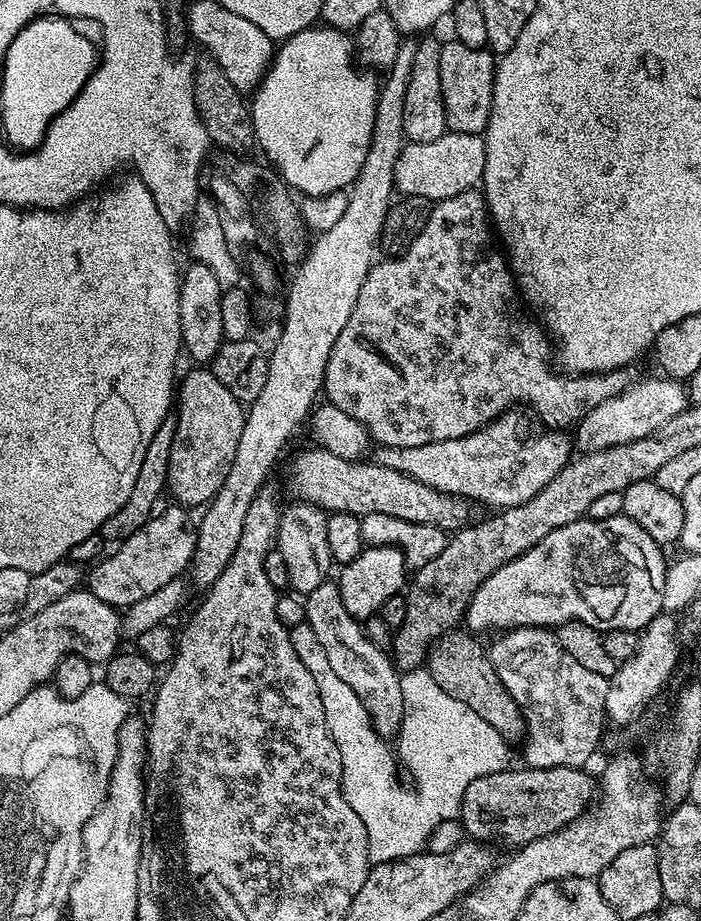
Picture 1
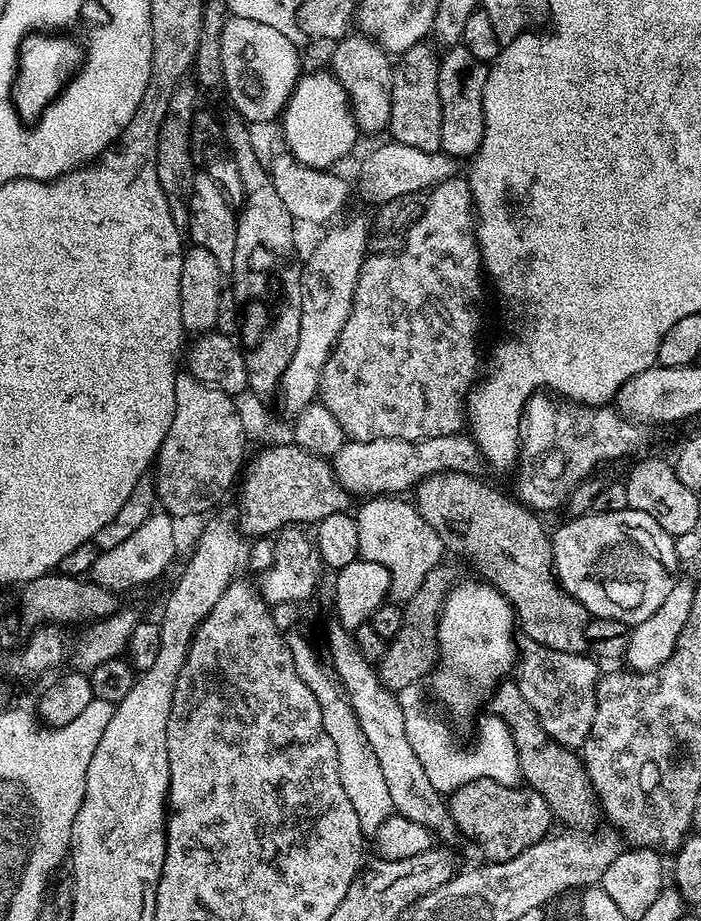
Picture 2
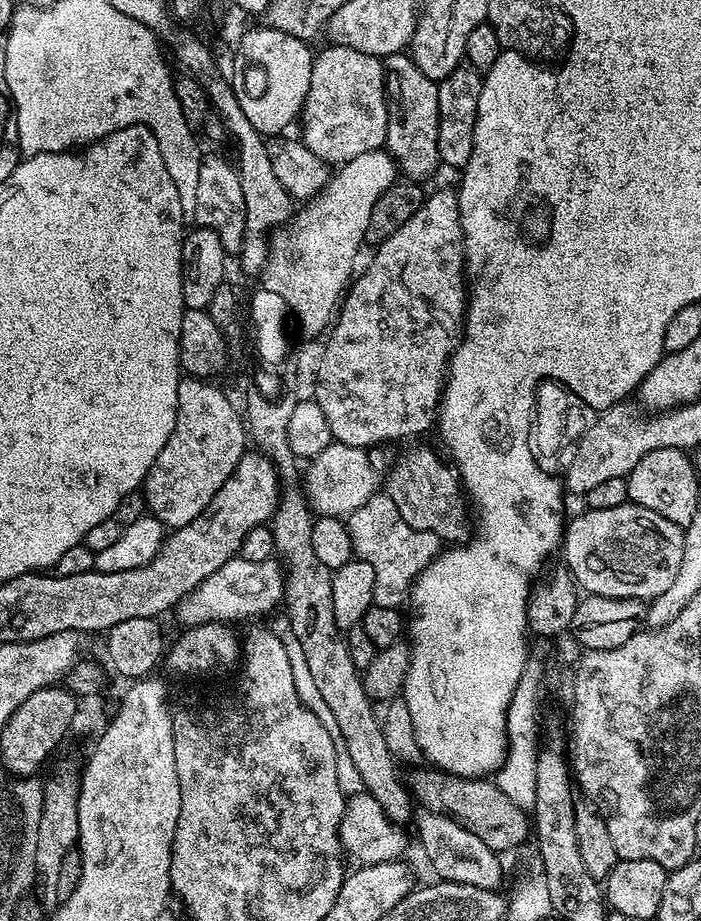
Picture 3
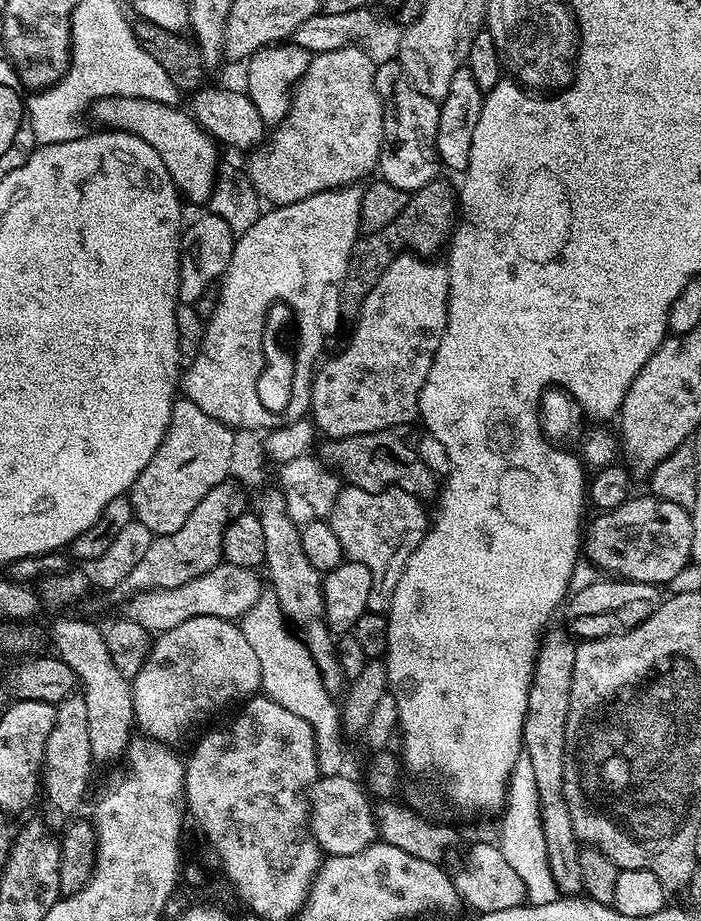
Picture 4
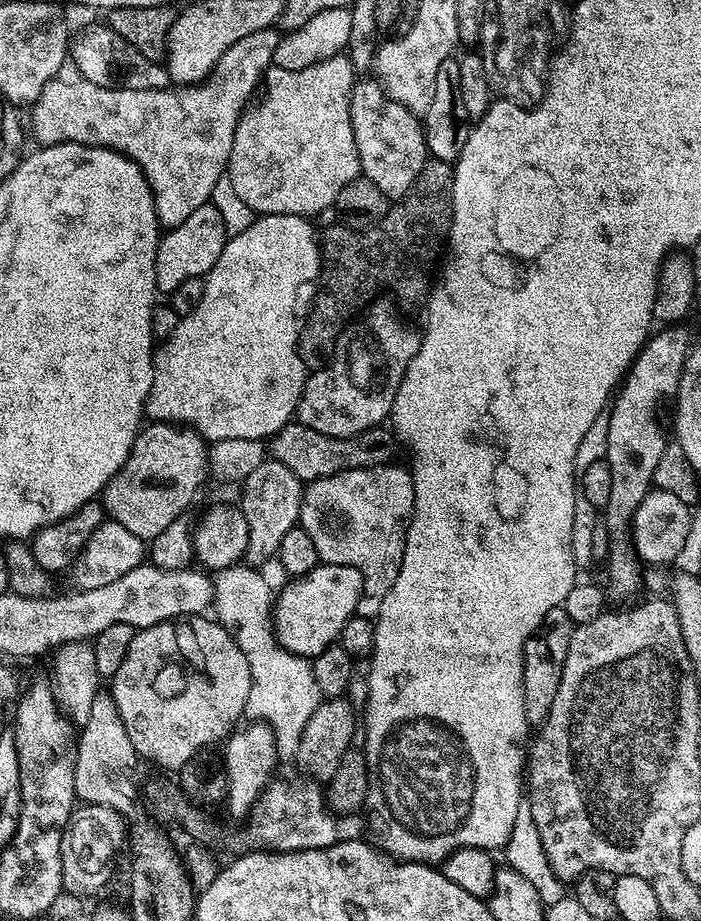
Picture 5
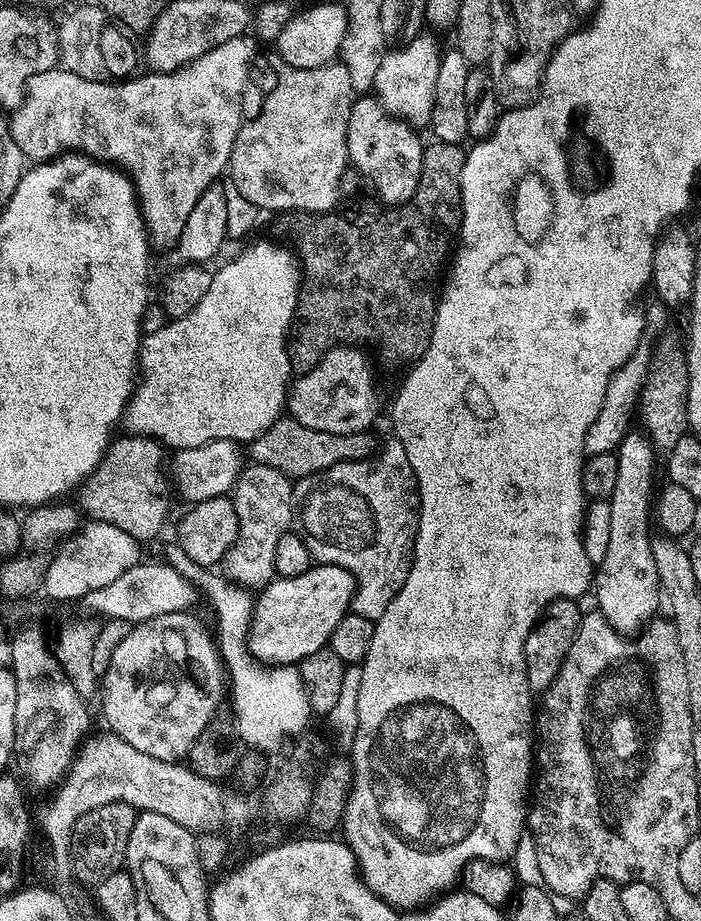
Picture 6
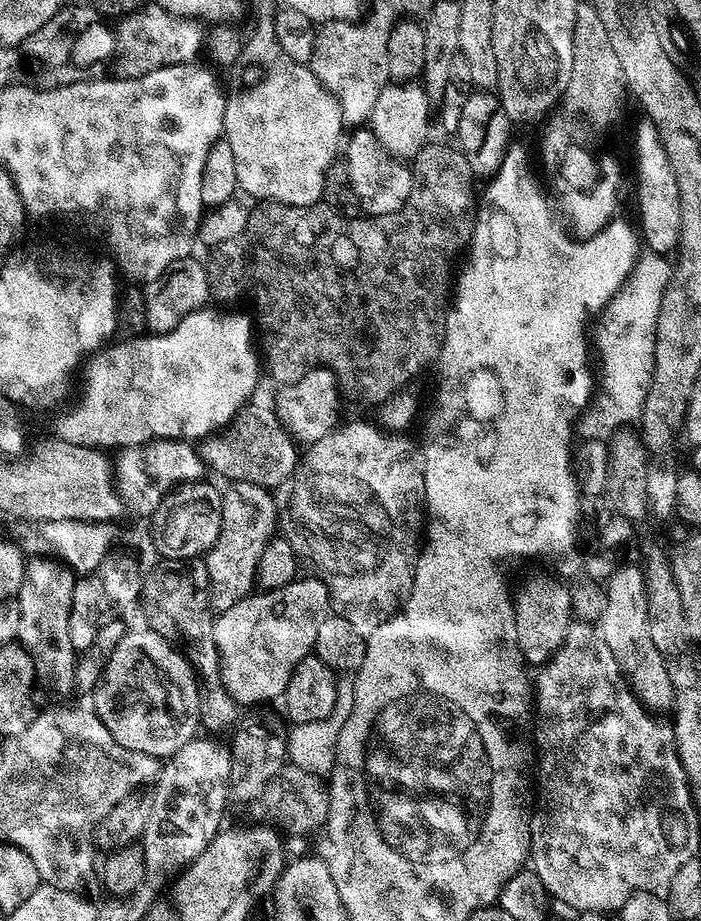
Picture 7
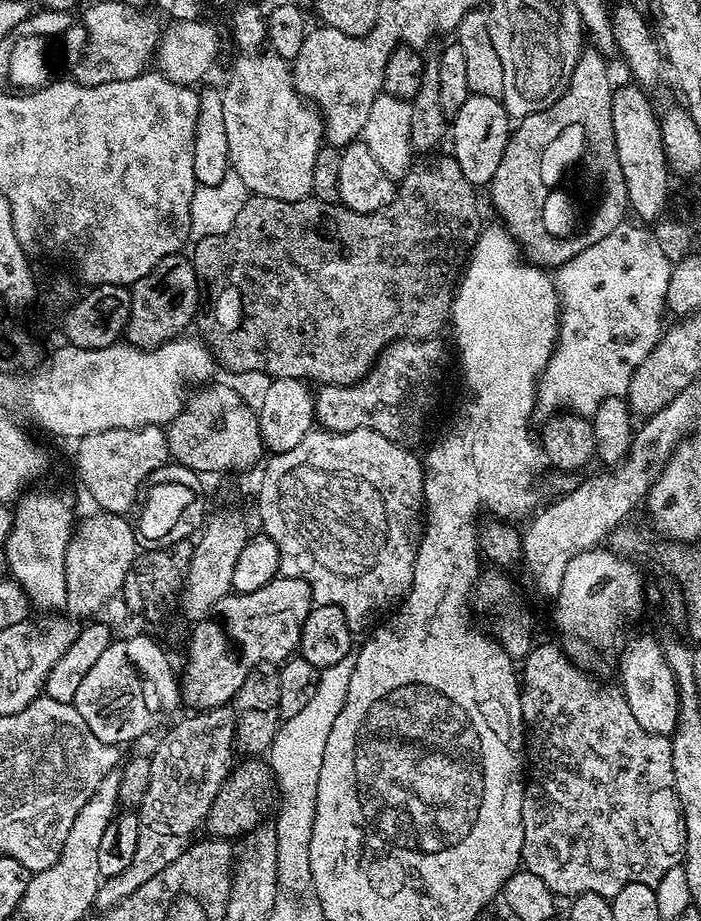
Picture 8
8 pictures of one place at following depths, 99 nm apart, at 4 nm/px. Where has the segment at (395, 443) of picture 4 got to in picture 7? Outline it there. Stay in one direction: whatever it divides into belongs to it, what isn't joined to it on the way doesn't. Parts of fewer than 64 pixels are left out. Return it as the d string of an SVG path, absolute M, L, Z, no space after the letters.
M260 390L255 393L254 402L245 404L237 412L232 423L219 434L213 434L207 437L199 445L198 451L205 465L211 471L213 468L218 475L225 476L225 481L246 480L248 482L254 482L263 488L275 490L279 488L282 482L286 482L286 478L292 476L292 472L296 468L296 463L301 458L301 453L298 451L298 448L296 452L296 447L298 447L297 441L284 429L282 422L276 416L273 393L271 391L268 393Z

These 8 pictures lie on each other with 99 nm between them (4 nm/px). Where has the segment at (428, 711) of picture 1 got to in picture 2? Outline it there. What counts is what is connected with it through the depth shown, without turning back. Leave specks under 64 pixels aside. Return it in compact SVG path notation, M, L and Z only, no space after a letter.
M420 686L404 688L398 695L406 705L410 746L414 746L418 762L426 766L426 775L430 777L430 782L435 788L453 790L460 784L480 778L493 779L506 787L516 787L521 783L518 750L508 729L508 723L502 717L485 714L476 728L476 741L463 748L456 741L451 726L442 717L428 712L428 704L424 701L422 689Z

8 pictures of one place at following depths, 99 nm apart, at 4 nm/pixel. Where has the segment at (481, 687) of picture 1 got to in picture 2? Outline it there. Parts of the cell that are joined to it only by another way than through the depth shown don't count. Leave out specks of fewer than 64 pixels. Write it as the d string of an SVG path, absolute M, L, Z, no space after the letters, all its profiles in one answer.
M508 678L497 683L494 691L496 693L492 696L490 712L508 723L508 729L518 750L518 764L523 783L546 800L554 810L555 819L564 823L561 825L574 830L595 829L601 823L599 820L602 820L602 809L597 794L592 789L592 779L584 768L583 759L573 749L562 746L557 740L552 740L550 734L546 734L538 714L534 714L530 702L522 698L522 690L516 685L515 679Z

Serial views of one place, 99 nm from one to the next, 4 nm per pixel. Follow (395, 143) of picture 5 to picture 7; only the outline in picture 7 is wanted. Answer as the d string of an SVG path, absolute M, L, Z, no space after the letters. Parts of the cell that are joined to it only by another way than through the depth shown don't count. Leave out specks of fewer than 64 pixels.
M360 126L353 132L356 133L352 137L349 135L343 145L342 160L348 166L350 186L354 186L354 194L358 194L361 213L381 216L402 210L406 198L410 198L411 167L405 161L390 155L382 146L382 142L374 138L371 127Z

